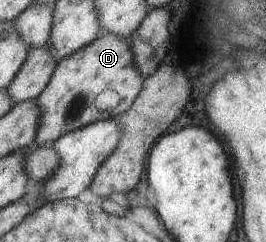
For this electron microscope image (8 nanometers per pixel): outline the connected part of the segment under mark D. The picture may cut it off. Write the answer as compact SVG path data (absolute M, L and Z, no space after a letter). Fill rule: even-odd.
M102 31L92 42L89 42L89 45L60 59L45 89L42 89L35 99L39 107L39 121L37 121L34 145L51 144L70 131L91 125L95 121L113 119L129 109L141 91L141 83L143 83L143 78L137 73L137 67L133 65L131 57L133 55L129 49L129 39L113 37L111 33ZM105 89L111 89L119 97L117 105L109 112L99 111L95 107L95 97Z

